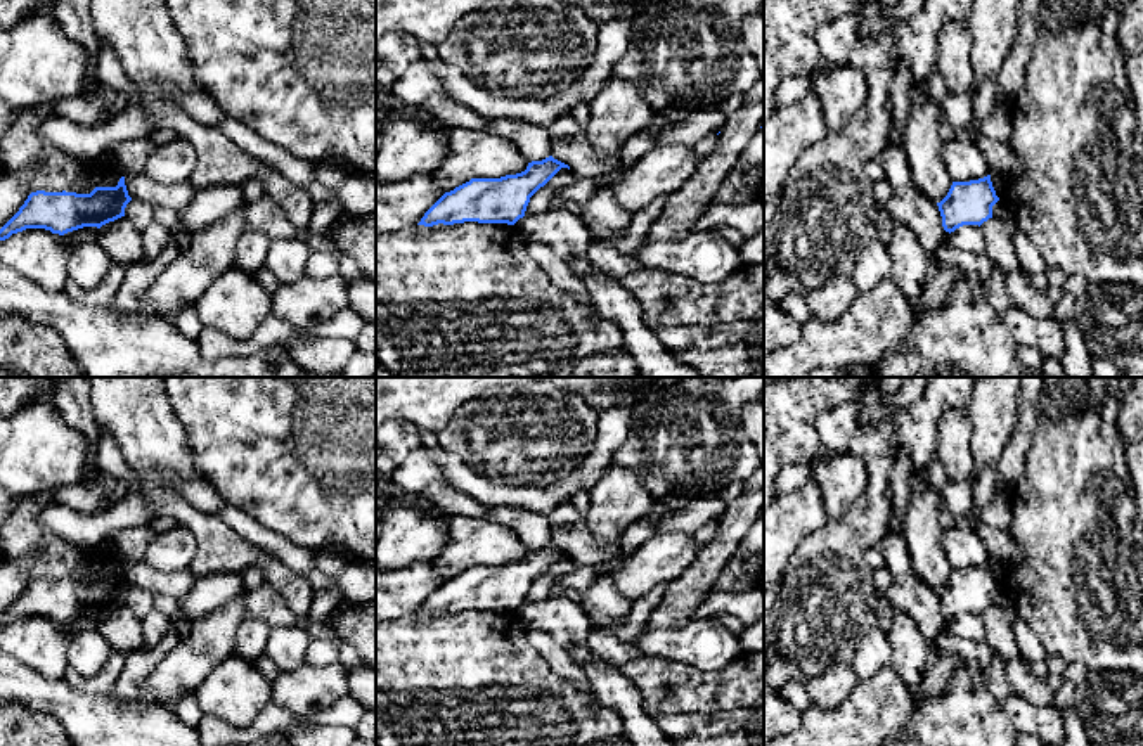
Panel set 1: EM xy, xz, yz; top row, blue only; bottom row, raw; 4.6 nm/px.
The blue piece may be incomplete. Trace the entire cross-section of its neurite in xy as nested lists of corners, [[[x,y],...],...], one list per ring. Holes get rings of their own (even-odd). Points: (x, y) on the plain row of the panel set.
[[[125,564],[116,575],[95,575],[90,582],[36,578],[0,616],[0,628],[26,616],[45,616],[59,623],[83,614],[100,616],[125,604],[130,588]]]

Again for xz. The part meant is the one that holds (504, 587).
[[[552,543],[528,550],[526,557],[500,566],[471,566],[445,580],[417,613],[464,609],[514,613],[525,604],[530,585],[568,552]]]

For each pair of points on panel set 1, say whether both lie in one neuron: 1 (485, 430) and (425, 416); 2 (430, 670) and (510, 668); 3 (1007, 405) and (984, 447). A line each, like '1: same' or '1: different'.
1: different
2: same
3: same

